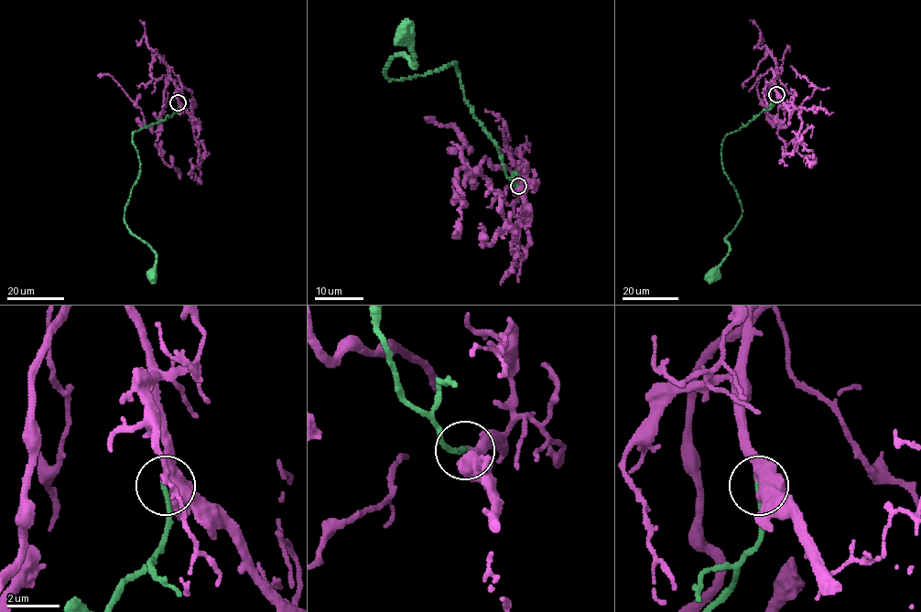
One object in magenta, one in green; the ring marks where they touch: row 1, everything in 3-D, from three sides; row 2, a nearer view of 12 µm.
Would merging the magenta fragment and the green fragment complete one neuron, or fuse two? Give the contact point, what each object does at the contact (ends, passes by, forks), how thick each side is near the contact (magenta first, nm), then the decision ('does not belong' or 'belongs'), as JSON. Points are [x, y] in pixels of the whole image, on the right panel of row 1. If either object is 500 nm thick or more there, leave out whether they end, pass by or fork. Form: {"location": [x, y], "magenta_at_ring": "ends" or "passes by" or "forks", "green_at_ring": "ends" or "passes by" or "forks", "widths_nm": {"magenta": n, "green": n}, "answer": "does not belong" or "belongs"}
{"location": [776, 94], "magenta_at_ring": "passes by", "green_at_ring": "ends", "widths_nm": {"magenta": 280, "green": 190}, "answer": "belongs"}

